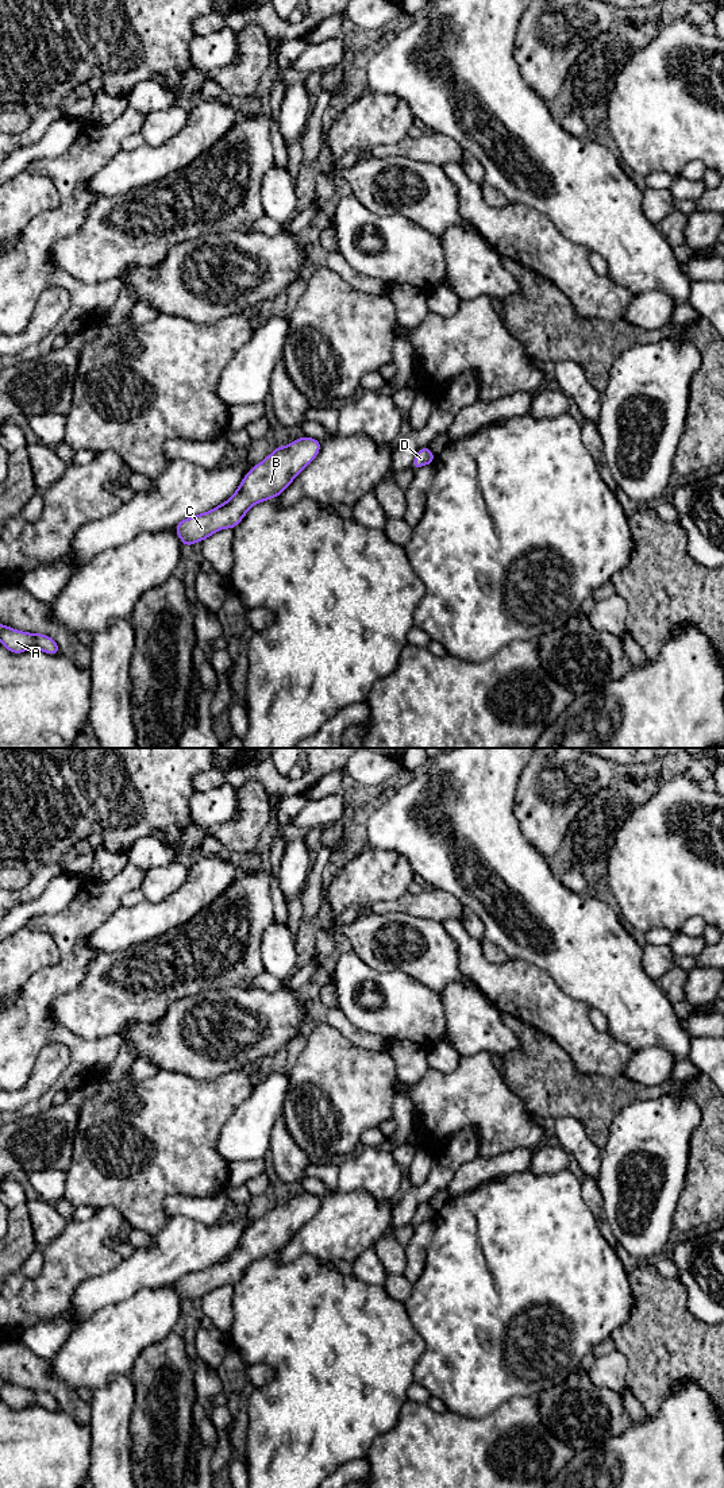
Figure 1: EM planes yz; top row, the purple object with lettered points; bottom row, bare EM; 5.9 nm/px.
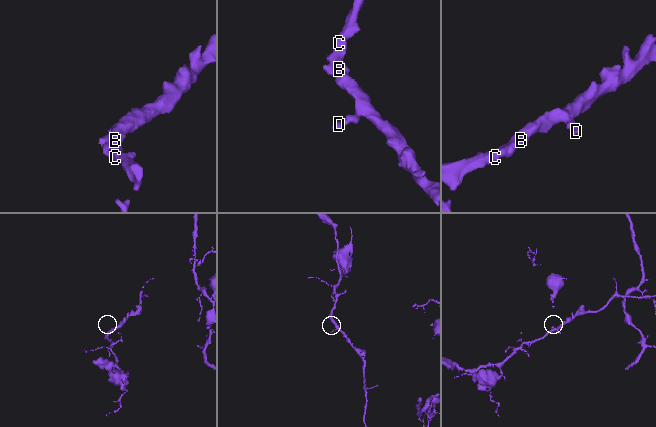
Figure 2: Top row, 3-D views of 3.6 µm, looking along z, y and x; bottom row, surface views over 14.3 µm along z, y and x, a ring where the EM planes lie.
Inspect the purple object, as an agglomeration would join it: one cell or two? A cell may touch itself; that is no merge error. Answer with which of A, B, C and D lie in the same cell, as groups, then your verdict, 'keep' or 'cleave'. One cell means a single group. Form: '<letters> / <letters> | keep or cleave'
A B C D | keep

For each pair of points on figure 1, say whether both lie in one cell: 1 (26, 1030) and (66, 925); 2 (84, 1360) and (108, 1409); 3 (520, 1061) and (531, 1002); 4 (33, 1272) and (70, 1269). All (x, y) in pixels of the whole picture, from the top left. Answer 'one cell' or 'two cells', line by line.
1: one cell
2: two cells
3: two cells
4: two cells

